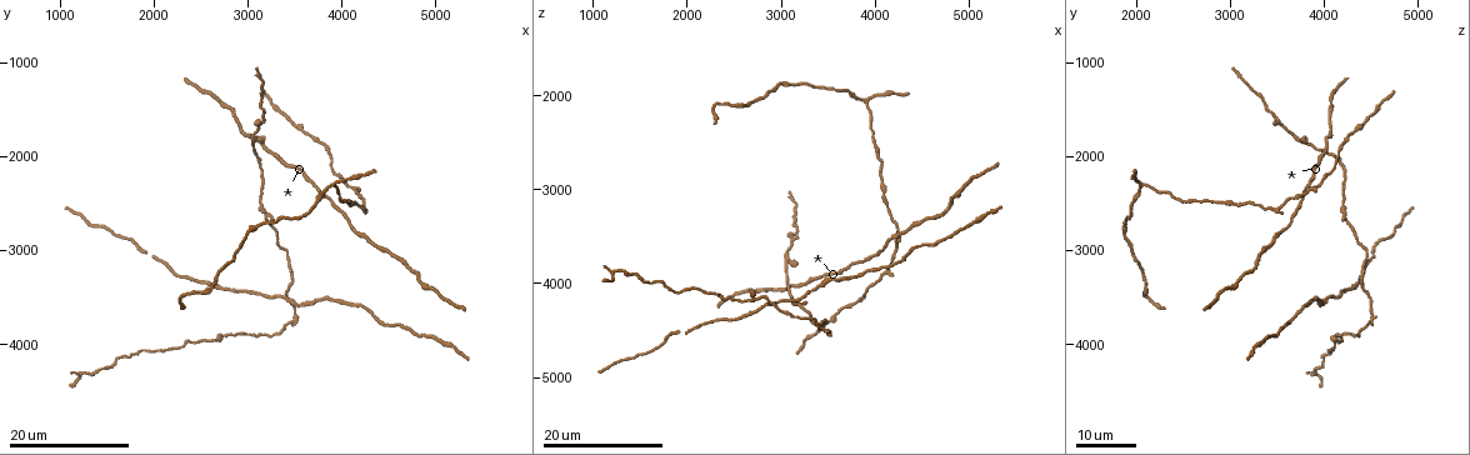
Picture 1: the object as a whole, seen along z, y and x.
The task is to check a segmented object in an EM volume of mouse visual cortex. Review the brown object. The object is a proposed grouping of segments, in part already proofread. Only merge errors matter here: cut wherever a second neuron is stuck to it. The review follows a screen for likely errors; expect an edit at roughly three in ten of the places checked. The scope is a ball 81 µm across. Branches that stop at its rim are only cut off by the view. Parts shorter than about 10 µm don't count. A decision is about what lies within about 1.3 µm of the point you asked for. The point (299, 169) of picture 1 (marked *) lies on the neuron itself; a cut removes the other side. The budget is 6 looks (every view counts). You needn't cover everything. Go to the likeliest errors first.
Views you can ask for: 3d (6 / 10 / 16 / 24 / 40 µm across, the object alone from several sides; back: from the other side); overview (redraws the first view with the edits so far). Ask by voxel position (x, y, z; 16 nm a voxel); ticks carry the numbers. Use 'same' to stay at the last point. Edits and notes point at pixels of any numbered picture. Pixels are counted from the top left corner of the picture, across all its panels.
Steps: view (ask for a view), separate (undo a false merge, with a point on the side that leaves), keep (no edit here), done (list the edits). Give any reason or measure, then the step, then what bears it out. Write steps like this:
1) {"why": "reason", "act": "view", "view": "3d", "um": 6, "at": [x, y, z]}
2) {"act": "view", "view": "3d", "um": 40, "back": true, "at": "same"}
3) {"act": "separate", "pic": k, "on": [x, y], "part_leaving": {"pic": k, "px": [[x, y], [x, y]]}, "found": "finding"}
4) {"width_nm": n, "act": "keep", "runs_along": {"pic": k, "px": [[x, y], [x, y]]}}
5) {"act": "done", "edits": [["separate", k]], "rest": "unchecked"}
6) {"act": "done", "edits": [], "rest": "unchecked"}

{"why": "arms part here", "act": "view", "view": "3d", "um": 16, "at": [3160, 1940, 4000]}

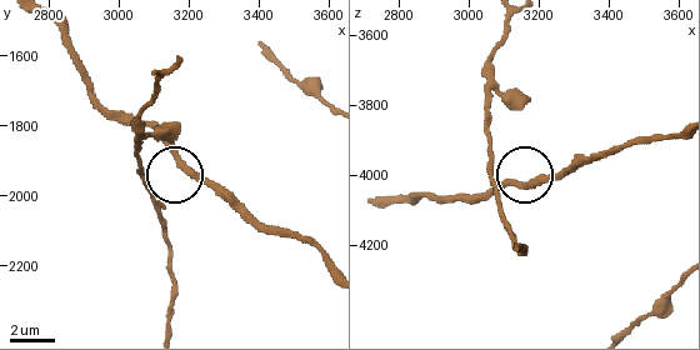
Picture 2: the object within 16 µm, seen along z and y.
{"act": "view", "view": "3d", "um": 6, "at": [3180, 1920, 4030]}

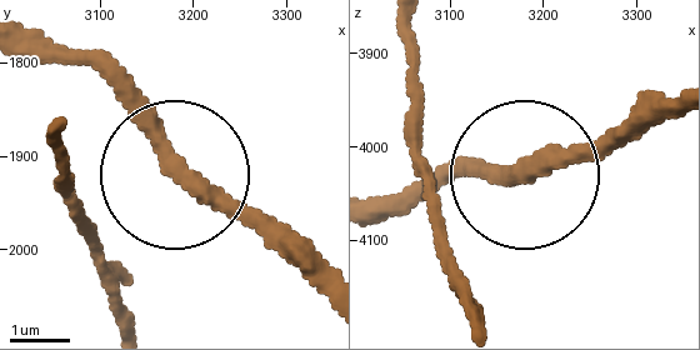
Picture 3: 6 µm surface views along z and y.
{"act": "keep", "runs_along": {"pic": 3, "px": [[321, 296], [188, 191], [158, 131], [88, 61]]}, "found": "one neuron here"}

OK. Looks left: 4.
{"act": "view", "view": "3d", "um": 16, "at": [2460, 3440, 2080]}

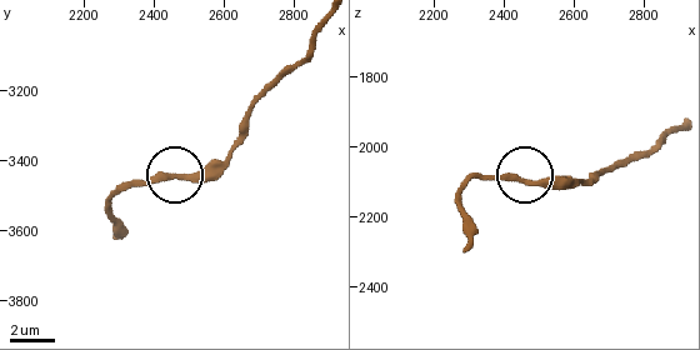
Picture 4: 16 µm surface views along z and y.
{"act": "view", "view": "3d", "um": 6, "at": [2480, 3440, 2100]}

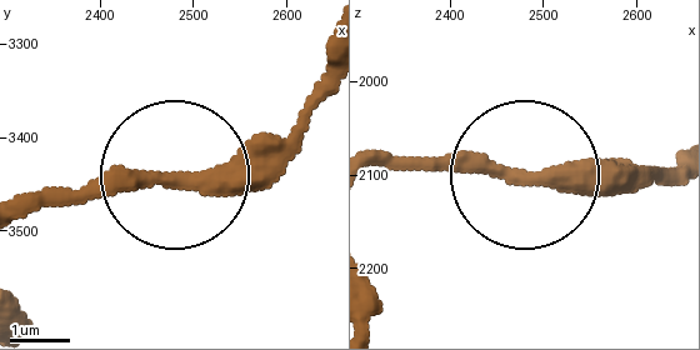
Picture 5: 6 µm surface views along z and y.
{"width_nm": 290, "act": "keep", "runs_along": {"pic": 5, "px": [[319, 101], [184, 176], [25, 191]]}, "found": "one neuron here"}

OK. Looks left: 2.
{"why": "two arms in line, one across", "act": "view", "view": "3d", "um": 24, "at": [3460, 3740, 4480]}

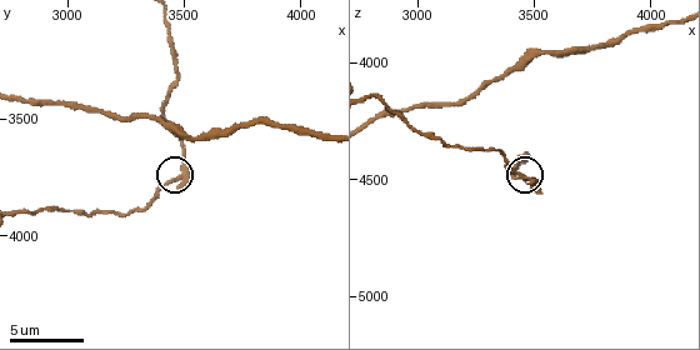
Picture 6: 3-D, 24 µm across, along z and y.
{"act": "view", "view": "3d", "um": 10, "at": [3460, 3770, 4490]}

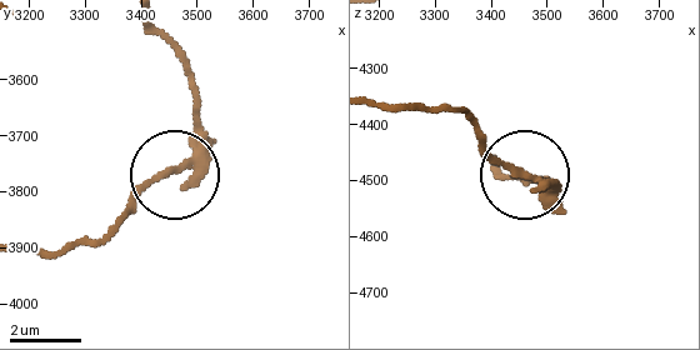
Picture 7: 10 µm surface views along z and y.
{"arms": 3, "act": "separate", "pic": 7, "on": [144, 185], "found": "a second neuron is stuck on"}

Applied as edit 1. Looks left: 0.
{"act": "done", "edits": [["separate", 7]], "rest": "unchecked"}

